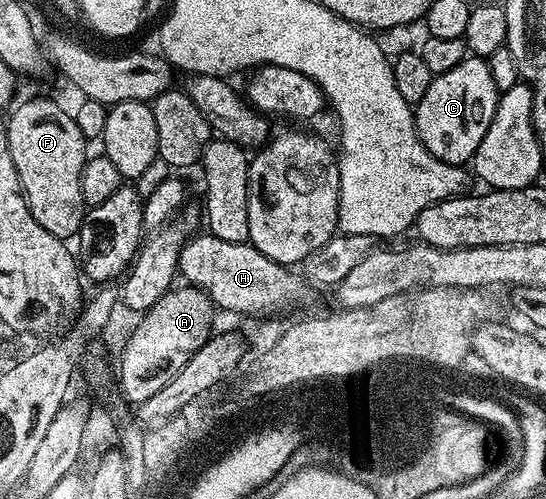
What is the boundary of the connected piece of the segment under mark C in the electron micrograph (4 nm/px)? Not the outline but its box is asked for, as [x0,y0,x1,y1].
[413,56,498,166]

